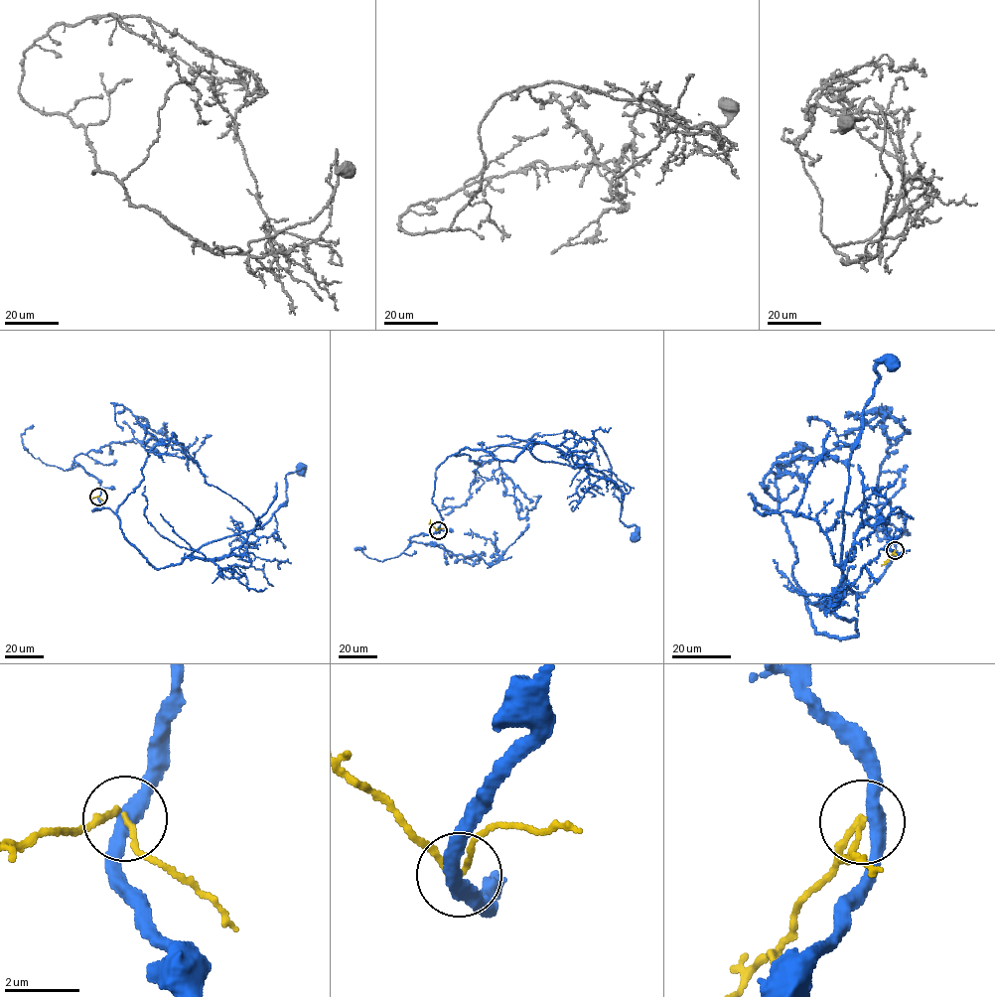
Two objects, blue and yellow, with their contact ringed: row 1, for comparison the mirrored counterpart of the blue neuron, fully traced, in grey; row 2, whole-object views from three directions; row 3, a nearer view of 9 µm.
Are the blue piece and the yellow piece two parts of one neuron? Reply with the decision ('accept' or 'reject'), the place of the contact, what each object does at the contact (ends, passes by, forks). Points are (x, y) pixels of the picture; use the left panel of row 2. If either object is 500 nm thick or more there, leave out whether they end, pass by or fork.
reject | (98, 497) | blue passes by | yellow passes by

